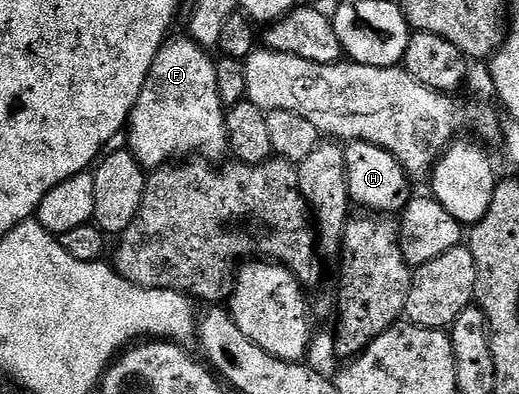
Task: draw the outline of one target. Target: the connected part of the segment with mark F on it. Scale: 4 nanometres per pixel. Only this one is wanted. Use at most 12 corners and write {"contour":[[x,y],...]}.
{"contour":[[188,36],[155,56],[126,128],[146,170],[225,155],[226,104]]}

